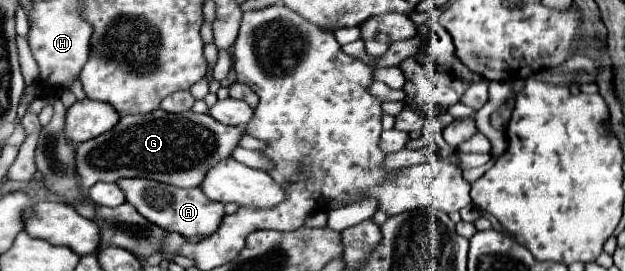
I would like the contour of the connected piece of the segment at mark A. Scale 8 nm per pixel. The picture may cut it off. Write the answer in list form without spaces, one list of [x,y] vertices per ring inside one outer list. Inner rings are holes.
[[[124,177],[124,179],[118,179],[116,185],[124,191],[126,201],[130,205],[134,205],[136,211],[144,219],[150,219],[150,223],[154,223],[166,231],[176,231],[184,237],[196,237],[196,235],[208,237],[210,233],[214,233],[214,229],[218,229],[218,223],[224,217],[224,205],[206,199],[206,195],[200,189],[182,191],[178,187],[174,189],[170,185],[164,185],[164,183],[152,181],[152,179],[144,179],[144,177],[132,177],[132,179]]]

